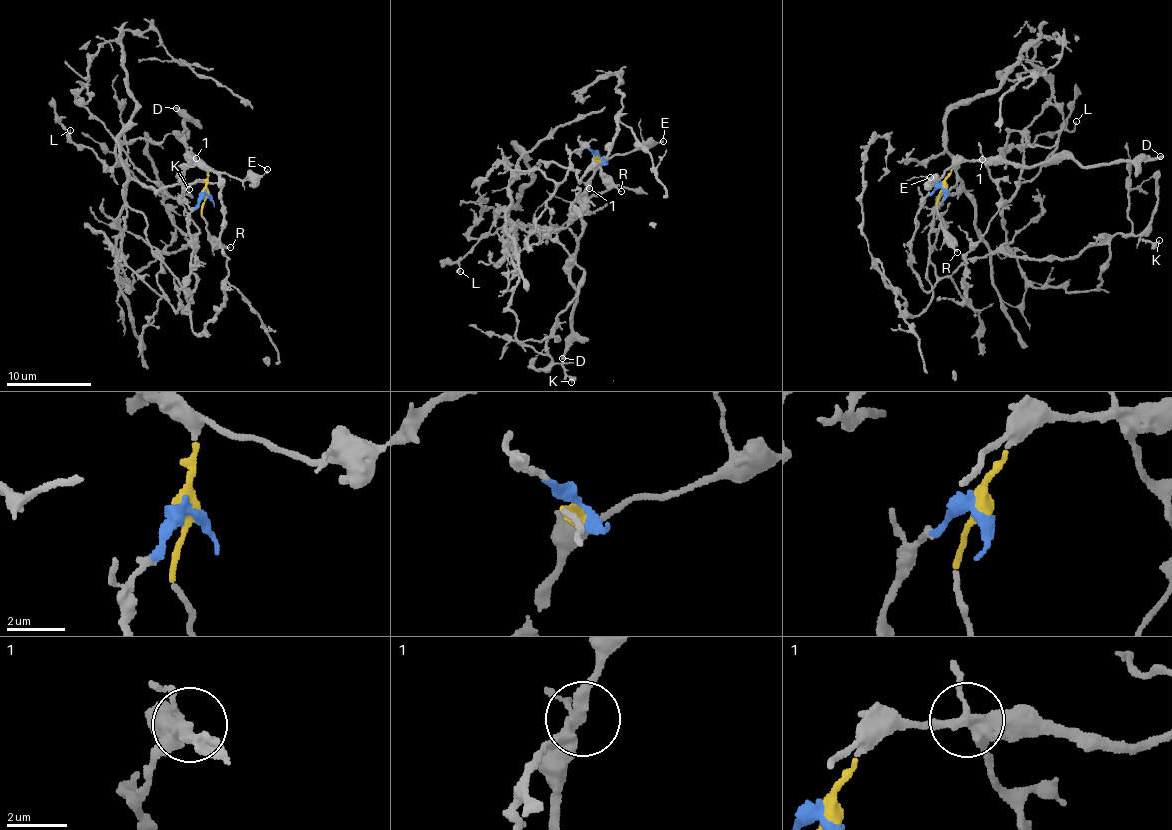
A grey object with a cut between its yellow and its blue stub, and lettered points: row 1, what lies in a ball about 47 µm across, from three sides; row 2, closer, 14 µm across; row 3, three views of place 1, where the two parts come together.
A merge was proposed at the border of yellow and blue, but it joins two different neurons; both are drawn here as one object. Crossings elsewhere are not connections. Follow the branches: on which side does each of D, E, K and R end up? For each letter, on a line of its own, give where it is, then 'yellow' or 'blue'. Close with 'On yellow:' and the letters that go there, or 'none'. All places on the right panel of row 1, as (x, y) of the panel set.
D: place (1160, 156); yellow
E: place (930, 177); yellow
K: place (1159, 240); blue
R: place (957, 252); yellow
On yellow: D, E, R

